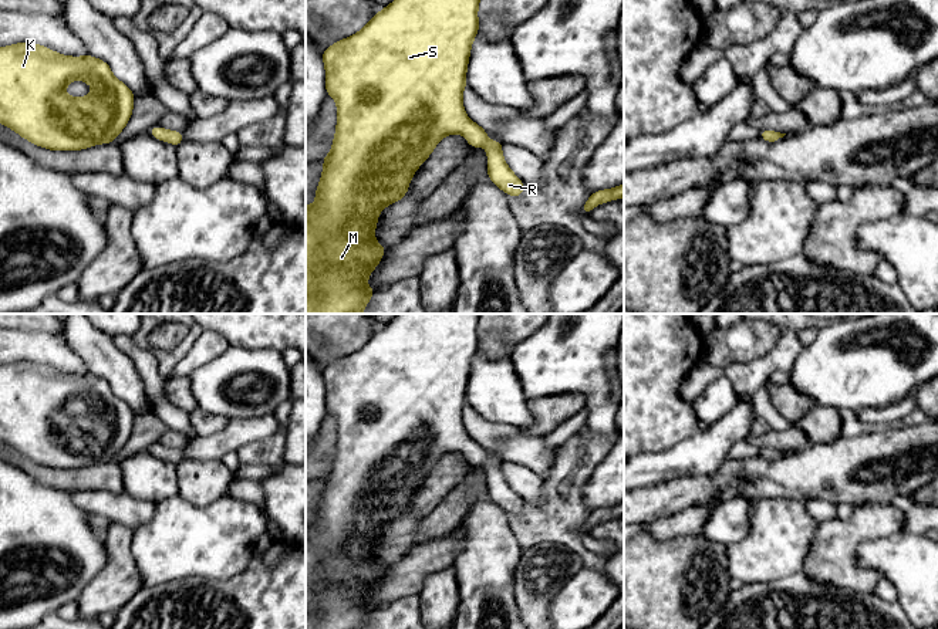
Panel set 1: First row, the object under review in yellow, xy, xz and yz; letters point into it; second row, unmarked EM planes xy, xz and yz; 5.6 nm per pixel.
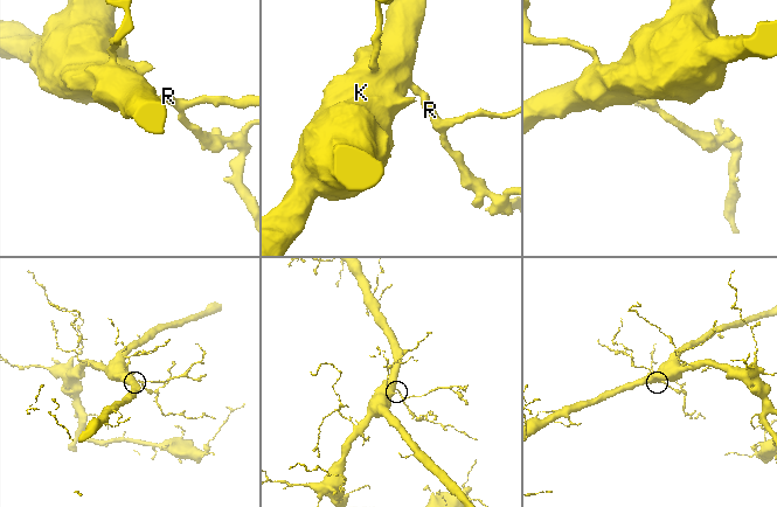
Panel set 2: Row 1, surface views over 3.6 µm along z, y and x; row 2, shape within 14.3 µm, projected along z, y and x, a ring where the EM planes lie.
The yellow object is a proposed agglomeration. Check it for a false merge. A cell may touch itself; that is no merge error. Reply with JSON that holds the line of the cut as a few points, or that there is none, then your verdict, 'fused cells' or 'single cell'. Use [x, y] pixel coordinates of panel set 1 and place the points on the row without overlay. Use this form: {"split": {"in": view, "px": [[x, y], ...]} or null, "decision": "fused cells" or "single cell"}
{"split": null, "decision": "single cell"}

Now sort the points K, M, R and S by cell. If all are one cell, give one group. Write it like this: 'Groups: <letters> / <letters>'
Groups: K M R S

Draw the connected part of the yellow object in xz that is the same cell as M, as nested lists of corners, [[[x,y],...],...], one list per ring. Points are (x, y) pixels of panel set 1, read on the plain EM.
[[[398,314],[395,319],[374,332],[361,349],[337,359],[323,369],[323,381],[327,390],[325,409],[337,419],[337,447],[331,470],[323,477],[324,488],[316,508],[316,521],[313,524],[306,523],[306,629],[364,629],[368,618],[377,611],[377,608],[371,608],[367,603],[367,598],[387,568],[374,555],[378,531],[392,520],[404,517],[415,488],[428,477],[438,460],[446,453],[462,452],[473,467],[483,463],[487,469],[487,493],[490,498],[506,513],[522,514],[524,501],[506,483],[502,473],[503,461],[489,457],[486,449],[468,436],[462,422],[470,365],[479,348],[479,319],[480,314]]]

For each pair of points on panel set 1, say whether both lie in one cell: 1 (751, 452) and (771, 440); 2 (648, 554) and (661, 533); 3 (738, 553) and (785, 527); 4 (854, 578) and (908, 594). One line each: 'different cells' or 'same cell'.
1: different cells
2: different cells
3: same cell
4: different cells

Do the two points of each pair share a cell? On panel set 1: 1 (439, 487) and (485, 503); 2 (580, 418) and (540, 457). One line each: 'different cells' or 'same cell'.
1: different cells
2: different cells

